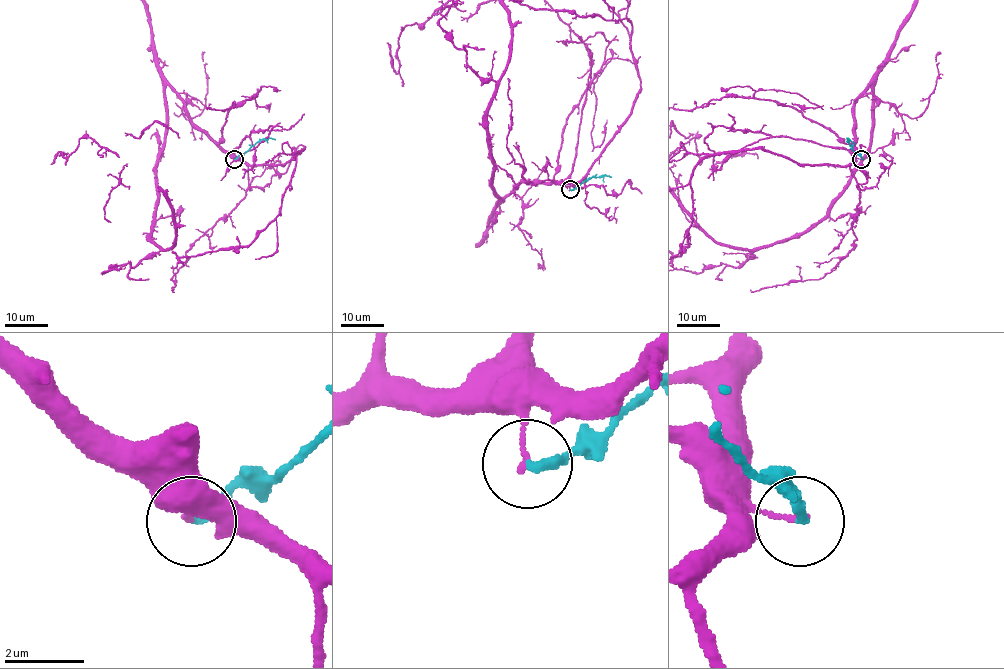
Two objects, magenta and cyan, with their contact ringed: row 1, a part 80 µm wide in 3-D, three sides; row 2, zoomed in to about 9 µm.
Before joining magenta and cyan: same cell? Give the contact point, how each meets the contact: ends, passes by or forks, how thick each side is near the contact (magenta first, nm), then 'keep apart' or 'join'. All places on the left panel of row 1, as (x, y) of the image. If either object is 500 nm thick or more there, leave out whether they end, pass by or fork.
(234, 159) | magenta ends | cyan ends | 120/280 nm | keep apart

